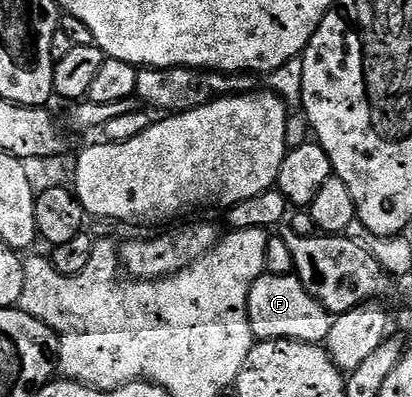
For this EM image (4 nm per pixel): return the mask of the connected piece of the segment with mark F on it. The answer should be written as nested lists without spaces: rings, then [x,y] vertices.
[[[294,275],[285,277],[261,276],[253,283],[253,287],[249,291],[249,323],[251,324],[251,335],[252,338],[258,339],[259,341],[309,341],[312,343],[323,343],[326,342],[329,331],[331,330],[332,320],[332,314],[327,313],[325,307],[321,307],[321,303],[317,303],[317,299],[313,299],[313,295],[309,295],[309,291],[305,291],[305,287],[300,283],[299,278]]]

